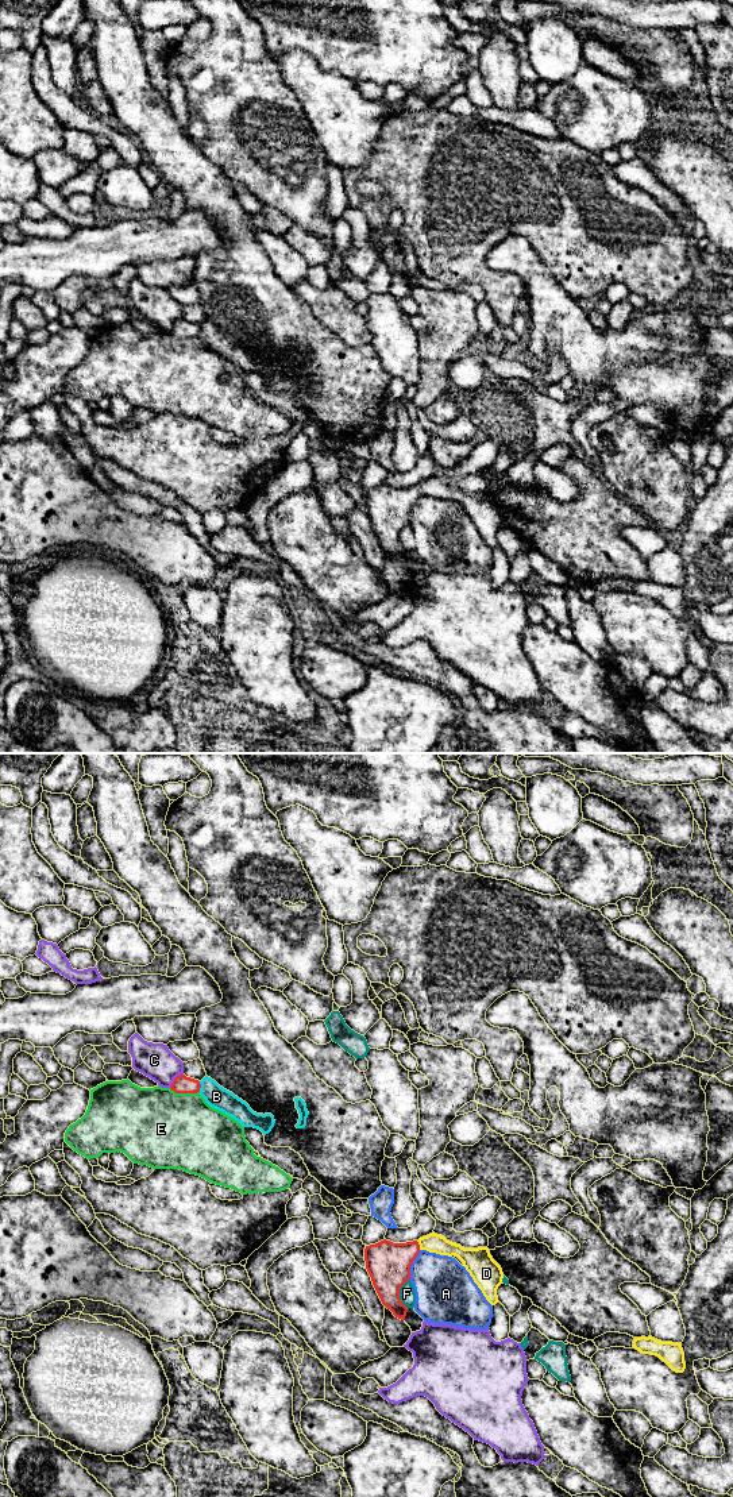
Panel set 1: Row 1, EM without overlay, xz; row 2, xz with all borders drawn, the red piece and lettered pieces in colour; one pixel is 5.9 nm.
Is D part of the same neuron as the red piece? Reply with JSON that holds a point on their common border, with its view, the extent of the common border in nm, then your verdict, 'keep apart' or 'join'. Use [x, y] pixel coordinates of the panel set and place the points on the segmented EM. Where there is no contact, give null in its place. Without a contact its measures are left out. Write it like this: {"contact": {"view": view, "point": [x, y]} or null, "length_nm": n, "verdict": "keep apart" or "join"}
{"contact": {"view": "xz", "point": [419, 1245]}, "length_nm": 60, "verdict": "join"}

